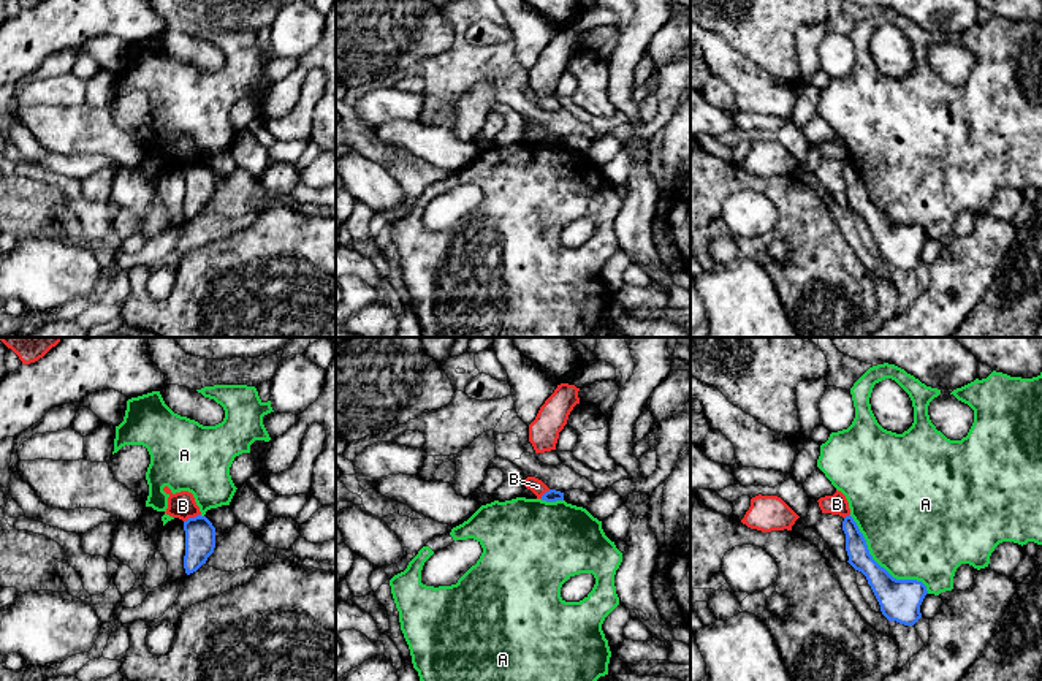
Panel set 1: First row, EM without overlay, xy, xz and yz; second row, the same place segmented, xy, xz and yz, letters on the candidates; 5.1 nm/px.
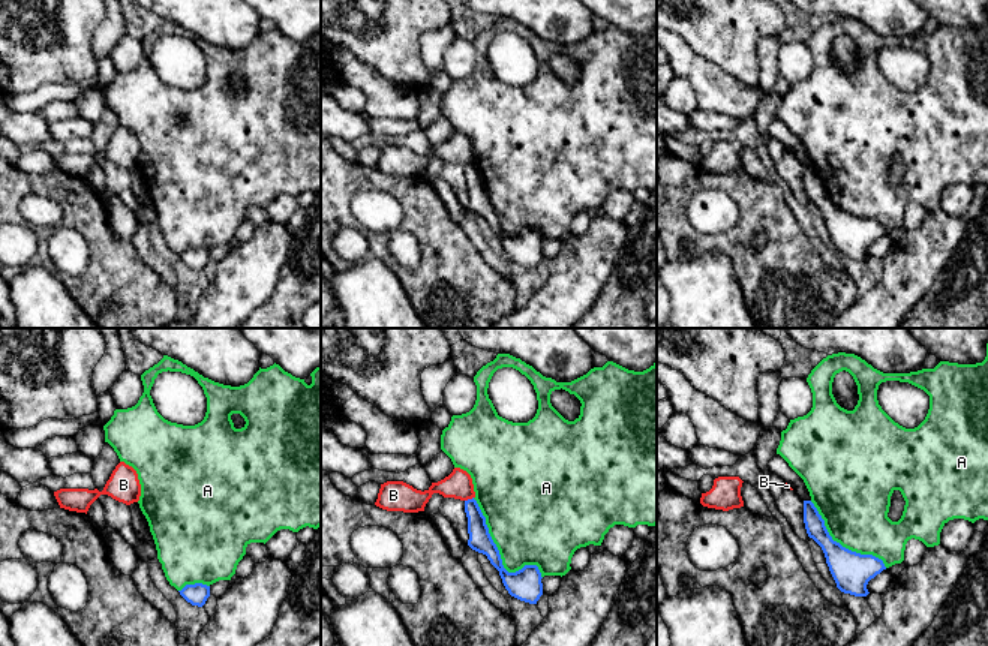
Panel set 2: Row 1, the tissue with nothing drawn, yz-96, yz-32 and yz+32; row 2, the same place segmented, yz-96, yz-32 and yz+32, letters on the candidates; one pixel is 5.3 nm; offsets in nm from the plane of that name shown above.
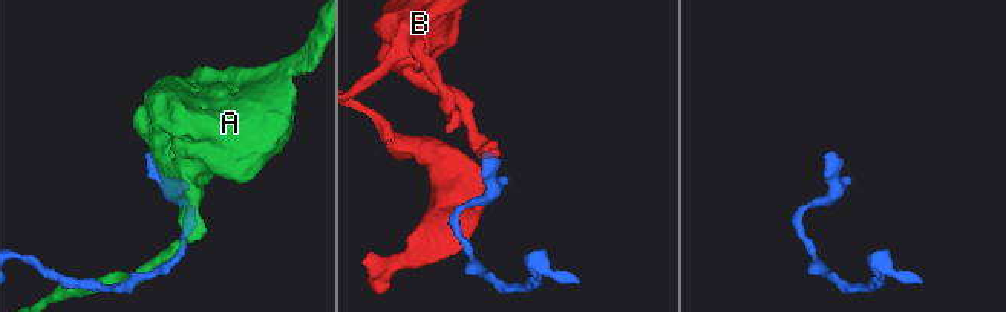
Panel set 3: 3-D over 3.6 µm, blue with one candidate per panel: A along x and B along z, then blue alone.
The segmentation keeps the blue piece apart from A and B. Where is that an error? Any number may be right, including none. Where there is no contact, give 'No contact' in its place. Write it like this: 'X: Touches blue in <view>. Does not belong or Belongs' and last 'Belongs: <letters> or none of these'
A: Touches blue in yz. Does not belong
B: Touches blue in xy. Does not belong
Belongs: none of these

